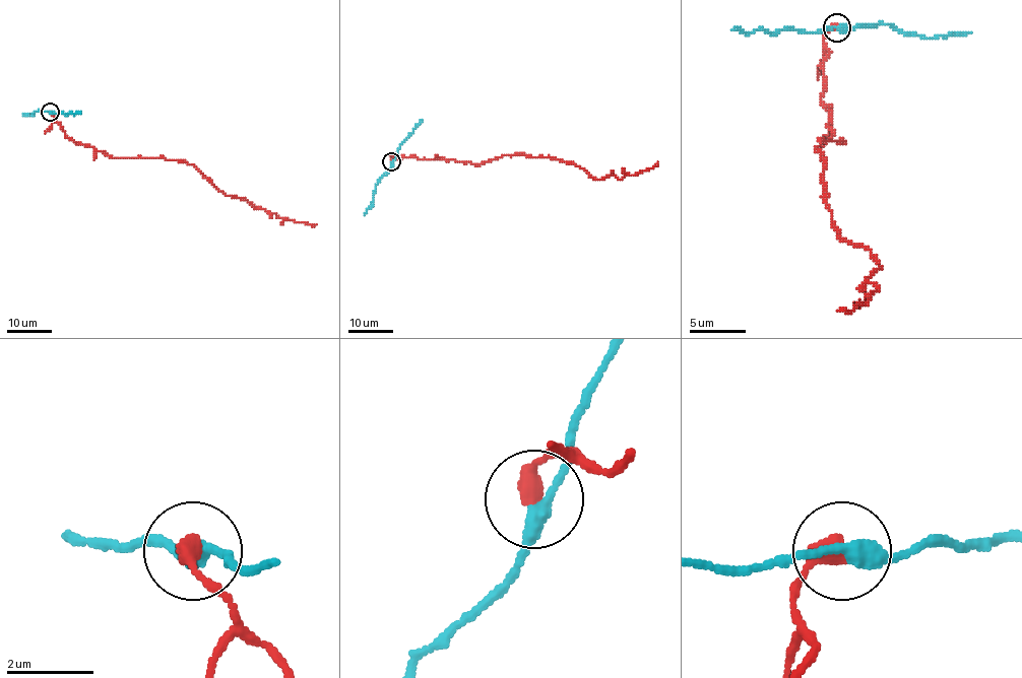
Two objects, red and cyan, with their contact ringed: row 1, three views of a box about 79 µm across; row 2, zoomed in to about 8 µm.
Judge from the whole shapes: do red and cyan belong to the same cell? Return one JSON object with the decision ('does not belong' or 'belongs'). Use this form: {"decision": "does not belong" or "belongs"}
{"decision": "does not belong"}

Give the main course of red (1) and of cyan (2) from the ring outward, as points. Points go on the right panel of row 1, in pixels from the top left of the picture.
1: (837, 26), (821, 99), (843, 141), (818, 149), (823, 202), (879, 269), (868, 302), (837, 311)
2: (837, 26), (879, 24), (938, 38), (971, 32)

